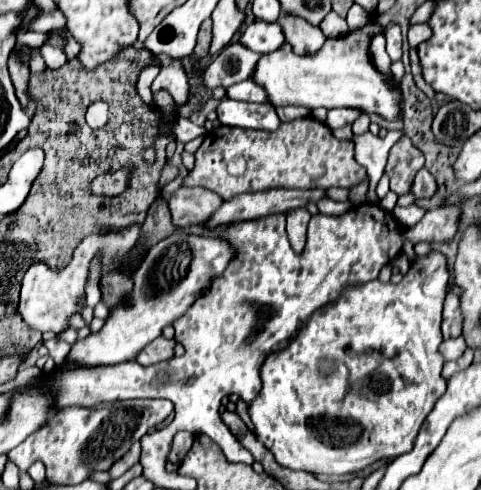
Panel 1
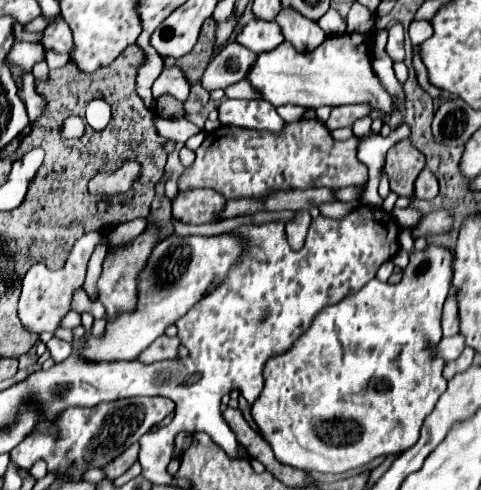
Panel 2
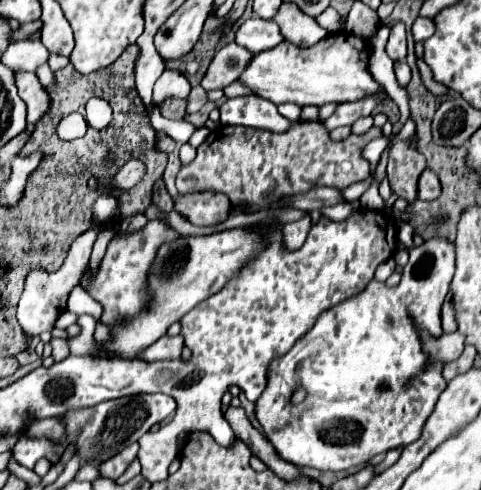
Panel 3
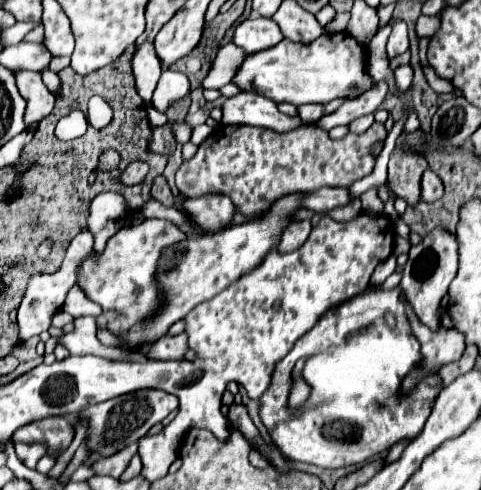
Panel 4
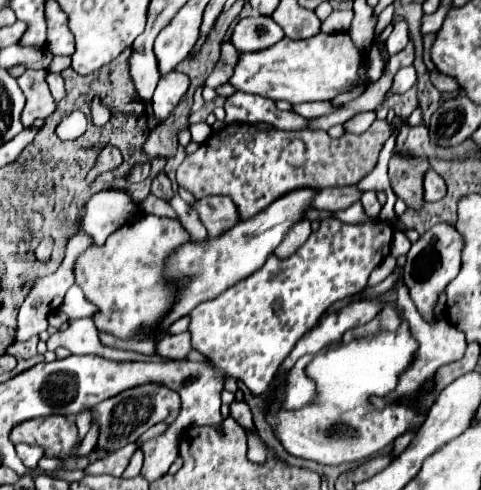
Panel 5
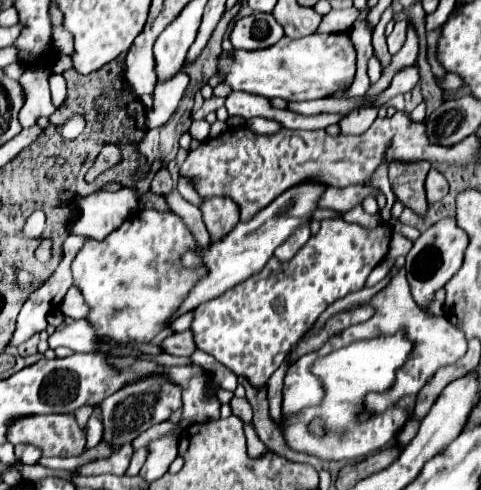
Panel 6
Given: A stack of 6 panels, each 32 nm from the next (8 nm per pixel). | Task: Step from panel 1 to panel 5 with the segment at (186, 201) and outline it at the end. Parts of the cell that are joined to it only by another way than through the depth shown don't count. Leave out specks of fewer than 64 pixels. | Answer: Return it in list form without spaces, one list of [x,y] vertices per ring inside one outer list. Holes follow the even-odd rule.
[[[206,196],[190,204],[210,236],[220,236],[238,222],[236,206],[228,196]]]

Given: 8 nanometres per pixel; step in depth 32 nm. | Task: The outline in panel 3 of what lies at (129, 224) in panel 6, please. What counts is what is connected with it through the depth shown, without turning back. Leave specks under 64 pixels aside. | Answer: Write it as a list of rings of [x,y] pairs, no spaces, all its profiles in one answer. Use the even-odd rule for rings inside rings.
[[[150,220],[140,232],[118,236],[118,238],[110,240],[98,274],[92,280],[88,280],[88,276],[84,276],[84,280],[82,280],[82,288],[94,300],[98,300],[102,304],[104,314],[100,320],[106,326],[114,326],[124,316],[134,316],[146,308],[148,298],[150,298],[148,290],[146,290],[146,274],[154,262],[156,250],[160,244],[164,244],[168,240],[176,240],[176,238],[178,238],[178,232],[174,228],[170,228],[168,222]]]

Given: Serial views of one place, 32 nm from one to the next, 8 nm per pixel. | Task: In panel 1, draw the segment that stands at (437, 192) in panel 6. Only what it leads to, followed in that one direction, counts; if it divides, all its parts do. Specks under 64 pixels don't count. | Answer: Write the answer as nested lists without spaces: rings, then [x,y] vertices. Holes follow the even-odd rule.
[[[422,168],[422,170],[416,174],[416,178],[414,178],[412,194],[414,194],[416,198],[430,198],[430,196],[434,196],[434,192],[436,192],[434,176],[432,176],[426,168]]]

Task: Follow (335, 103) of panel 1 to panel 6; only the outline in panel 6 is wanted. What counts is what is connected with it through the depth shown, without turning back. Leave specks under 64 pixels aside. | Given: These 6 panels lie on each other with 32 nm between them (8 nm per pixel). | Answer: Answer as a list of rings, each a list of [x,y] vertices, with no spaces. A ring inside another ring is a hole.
[[[312,34],[300,40],[290,40],[284,36],[280,42],[276,42],[272,48],[248,52],[248,50],[236,50],[232,56],[222,54],[218,60],[220,72],[226,74],[226,84],[232,86],[232,90],[242,90],[250,94],[260,94],[264,98],[284,98],[288,102],[302,102],[302,100],[318,100],[328,98],[336,94],[338,90],[350,88],[356,74],[356,50],[348,38],[348,34]]]

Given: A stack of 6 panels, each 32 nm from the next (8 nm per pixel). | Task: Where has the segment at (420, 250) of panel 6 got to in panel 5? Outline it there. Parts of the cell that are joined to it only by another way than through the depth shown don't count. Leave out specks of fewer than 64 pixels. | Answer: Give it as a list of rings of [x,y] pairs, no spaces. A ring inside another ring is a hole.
[[[440,222],[434,228],[430,228],[424,236],[420,236],[420,240],[416,244],[412,244],[412,248],[408,252],[408,260],[404,264],[404,284],[410,292],[412,302],[418,308],[418,312],[430,324],[436,320],[434,306],[436,306],[440,294],[446,290],[446,286],[452,282],[452,278],[460,270],[462,246],[464,246],[464,242],[462,242],[462,236],[458,234],[458,230],[450,224]]]

